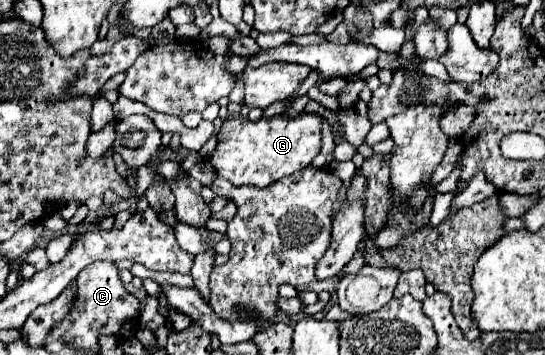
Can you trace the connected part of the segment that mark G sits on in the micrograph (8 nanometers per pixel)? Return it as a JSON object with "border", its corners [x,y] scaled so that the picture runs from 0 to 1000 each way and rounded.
{"border":[[[558,315],[543,332],[503,327],[495,338],[477,332],[473,344],[451,327],[415,338],[400,372],[400,411],[385,439],[385,462],[400,496],[429,524],[488,530],[521,496],[550,485],[580,445],[591,417],[591,344],[594,332]]]}

